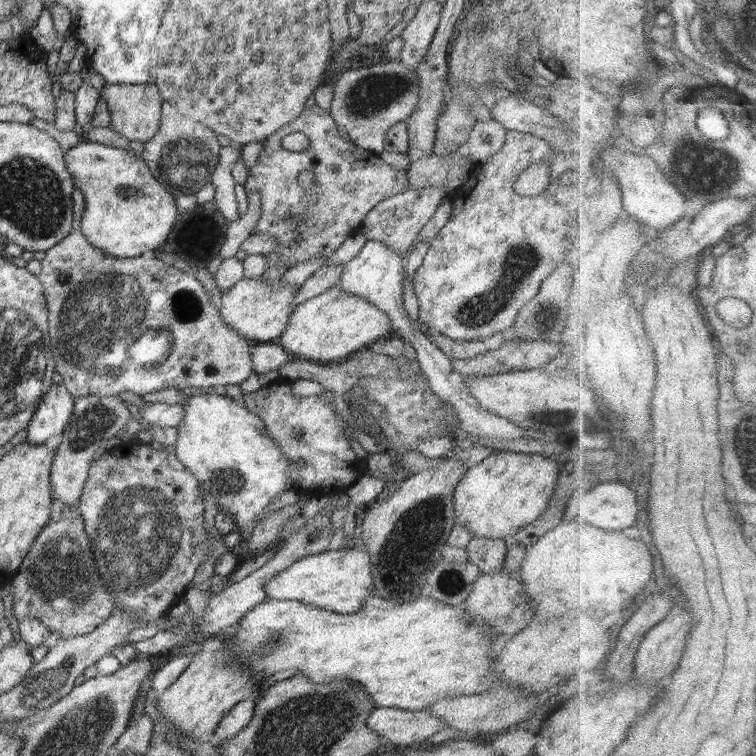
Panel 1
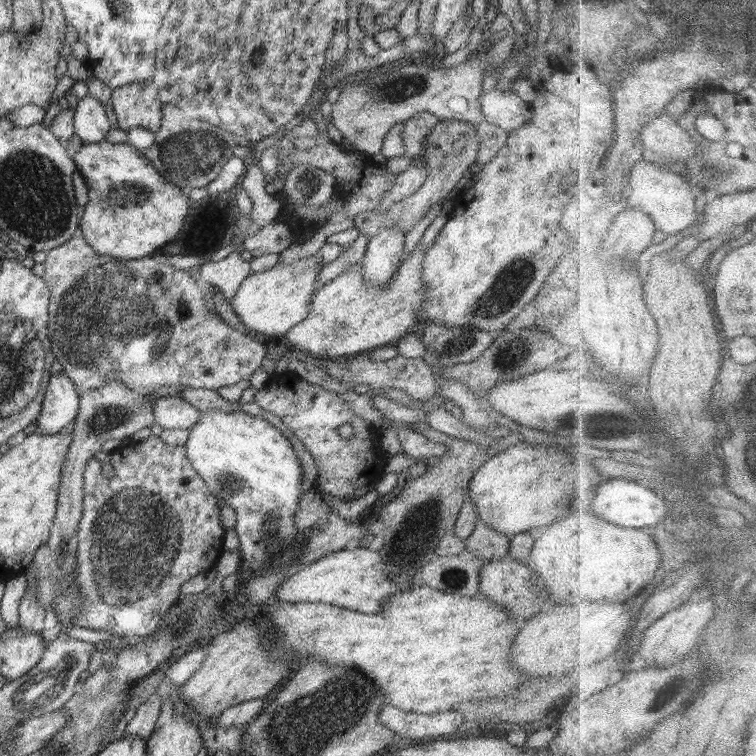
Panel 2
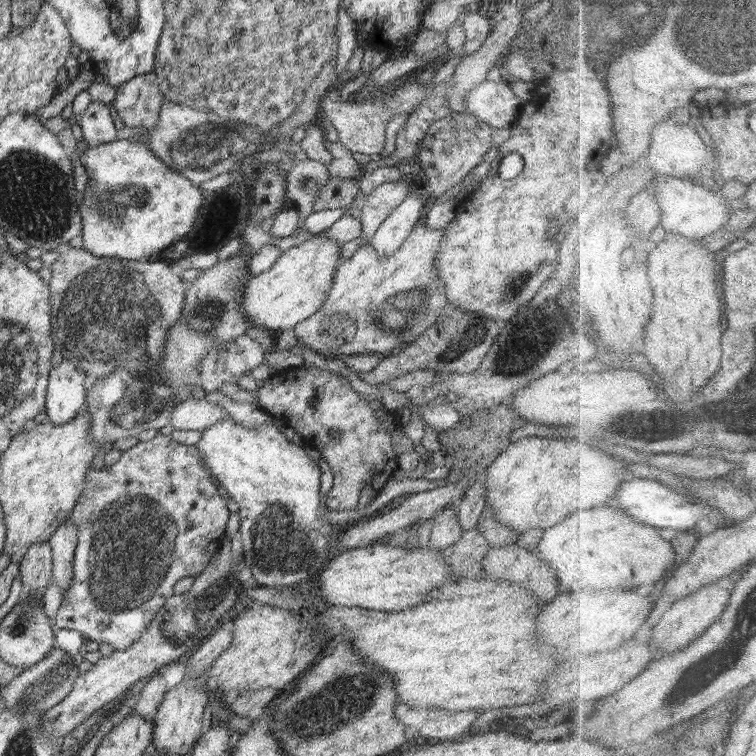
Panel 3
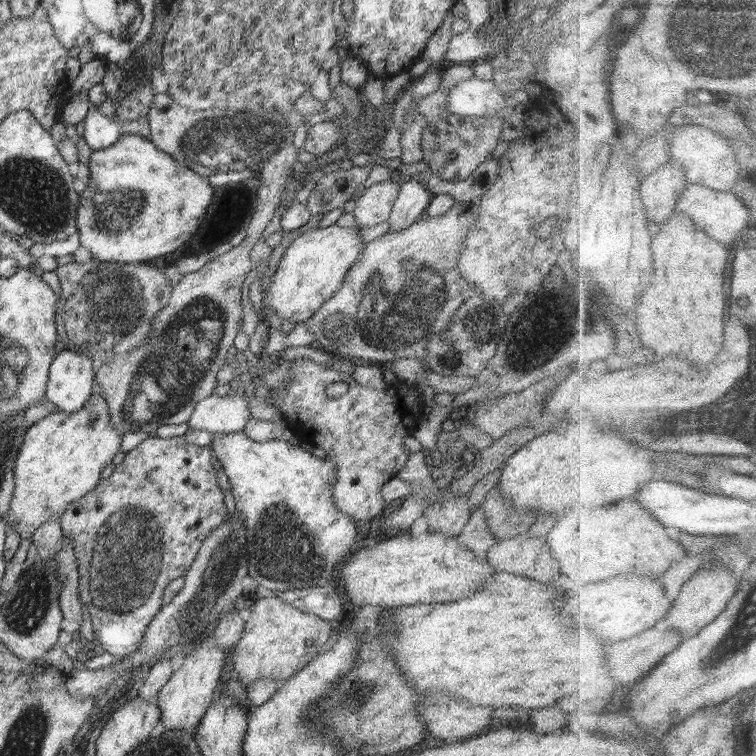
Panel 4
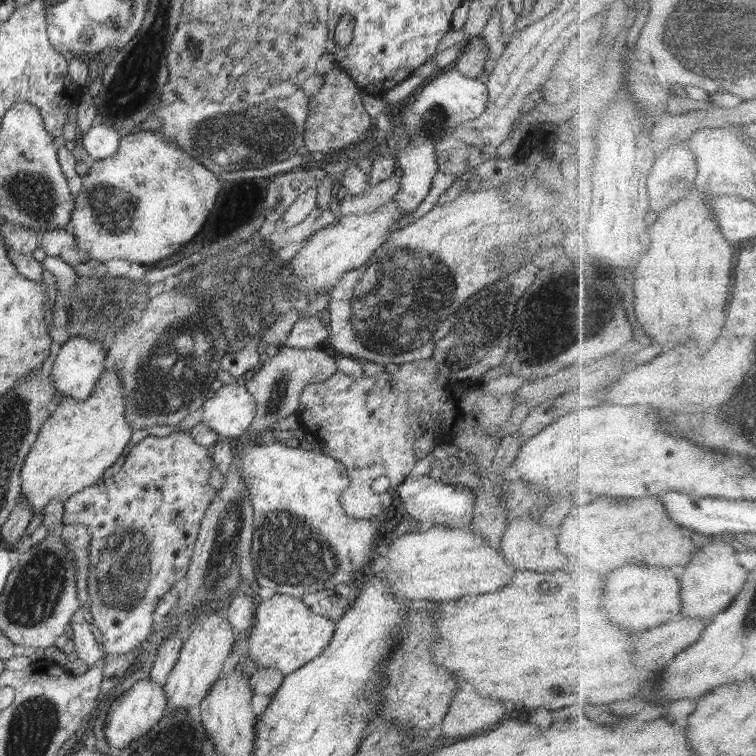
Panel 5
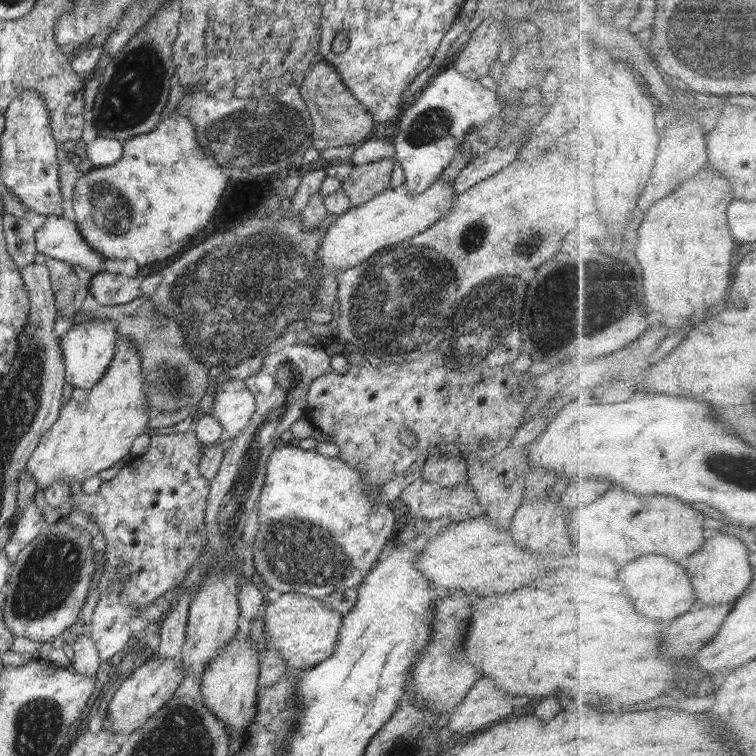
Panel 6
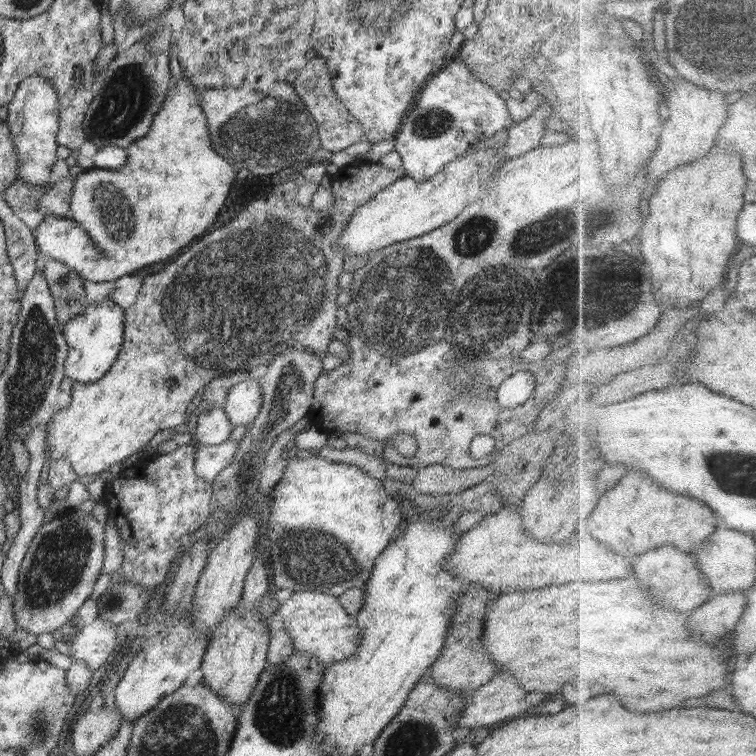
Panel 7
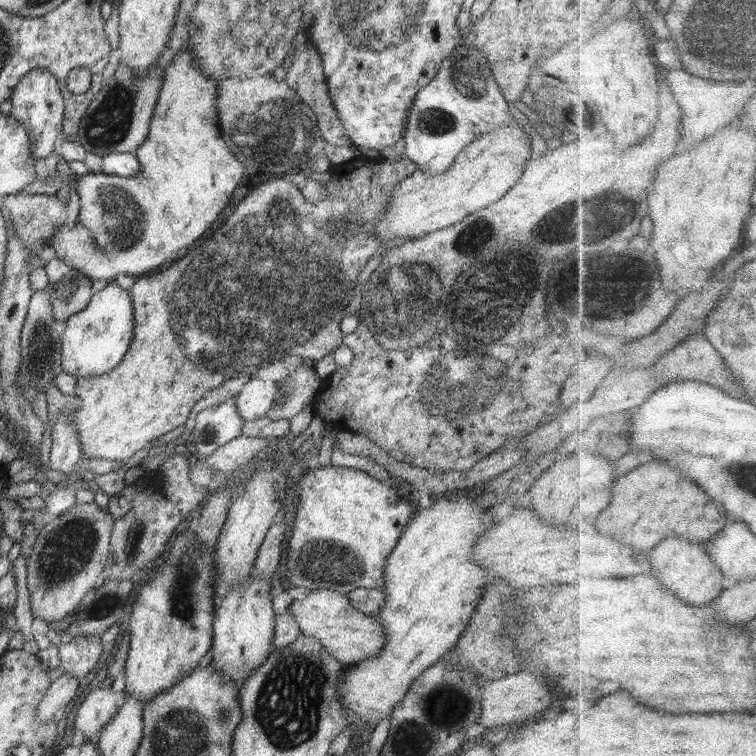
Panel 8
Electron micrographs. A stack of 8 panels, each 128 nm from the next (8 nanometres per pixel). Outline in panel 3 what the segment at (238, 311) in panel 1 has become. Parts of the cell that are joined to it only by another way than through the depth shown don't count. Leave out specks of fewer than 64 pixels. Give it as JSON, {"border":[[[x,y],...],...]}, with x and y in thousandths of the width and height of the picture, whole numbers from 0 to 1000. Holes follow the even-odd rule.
{"border":[[[417,311],[376,332],[354,360],[329,364],[321,373],[319,402],[331,431],[364,440],[407,423],[429,402],[434,384],[439,381],[442,360],[454,345],[447,319],[431,311]]]}

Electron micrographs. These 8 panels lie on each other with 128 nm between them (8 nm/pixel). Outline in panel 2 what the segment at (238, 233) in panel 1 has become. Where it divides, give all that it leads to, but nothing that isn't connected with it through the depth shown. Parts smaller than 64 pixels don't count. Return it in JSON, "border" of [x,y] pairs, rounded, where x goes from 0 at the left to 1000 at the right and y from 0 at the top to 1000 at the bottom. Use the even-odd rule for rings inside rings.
{"border":[[[356,180],[344,188],[331,192],[331,204],[325,213],[325,228],[320,235],[320,247],[333,263],[333,279],[331,288],[341,298],[341,302],[352,299],[364,290],[370,276],[370,270],[364,261],[352,254],[353,245],[349,229],[344,222],[344,208],[348,200],[358,190],[366,188],[366,180]]]}

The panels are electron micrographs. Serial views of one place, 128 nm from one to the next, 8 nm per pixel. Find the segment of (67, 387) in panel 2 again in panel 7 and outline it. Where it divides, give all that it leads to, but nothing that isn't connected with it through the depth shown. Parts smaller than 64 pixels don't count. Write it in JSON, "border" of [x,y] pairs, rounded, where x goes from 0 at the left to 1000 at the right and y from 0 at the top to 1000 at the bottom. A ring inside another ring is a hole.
{"border":[[[143,392],[132,403],[118,402],[104,417],[86,422],[83,442],[91,459],[85,489],[97,505],[127,505],[148,487],[164,454],[164,414],[148,392]]]}

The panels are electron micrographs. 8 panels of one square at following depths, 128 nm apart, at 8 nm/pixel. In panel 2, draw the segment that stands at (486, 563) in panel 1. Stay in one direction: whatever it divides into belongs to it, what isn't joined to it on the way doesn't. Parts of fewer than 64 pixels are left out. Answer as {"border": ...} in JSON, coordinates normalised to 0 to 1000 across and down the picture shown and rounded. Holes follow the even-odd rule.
{"border":[[[630,687],[628,696],[622,710],[614,717],[615,726],[630,733],[632,741],[644,745],[647,742],[669,741],[669,738],[683,738],[683,742],[698,743],[698,738],[688,738],[688,735],[675,733],[676,709],[653,701],[640,688]]]}

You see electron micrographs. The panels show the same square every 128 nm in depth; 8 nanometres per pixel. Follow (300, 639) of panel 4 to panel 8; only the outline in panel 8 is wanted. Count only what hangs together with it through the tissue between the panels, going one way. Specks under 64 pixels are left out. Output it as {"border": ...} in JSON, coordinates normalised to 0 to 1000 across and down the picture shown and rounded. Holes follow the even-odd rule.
{"border":[[[410,779],[402,794],[389,794],[382,810],[392,816],[398,839],[418,844],[434,864],[454,880],[466,880],[492,870],[508,857],[511,832],[493,813],[466,803],[458,787],[434,779]]]}

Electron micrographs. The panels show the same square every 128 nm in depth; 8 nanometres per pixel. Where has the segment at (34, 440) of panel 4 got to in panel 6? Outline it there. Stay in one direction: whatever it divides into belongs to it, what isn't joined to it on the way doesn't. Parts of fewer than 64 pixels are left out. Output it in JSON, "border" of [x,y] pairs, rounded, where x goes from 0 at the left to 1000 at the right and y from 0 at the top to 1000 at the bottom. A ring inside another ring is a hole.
{"border":[[[169,446],[157,447],[151,460],[151,474],[138,497],[120,515],[97,513],[93,528],[79,540],[75,557],[56,575],[40,602],[34,623],[40,626],[40,631],[48,634],[48,646],[54,644],[56,648],[61,648],[61,644],[69,642],[71,636],[85,635],[90,636],[90,640],[98,635],[111,638],[120,630],[130,628],[134,622],[148,619],[157,608],[169,608],[177,582],[192,573],[198,552],[201,553],[202,549],[193,537],[190,496],[188,496],[183,459],[175,456]]]}

